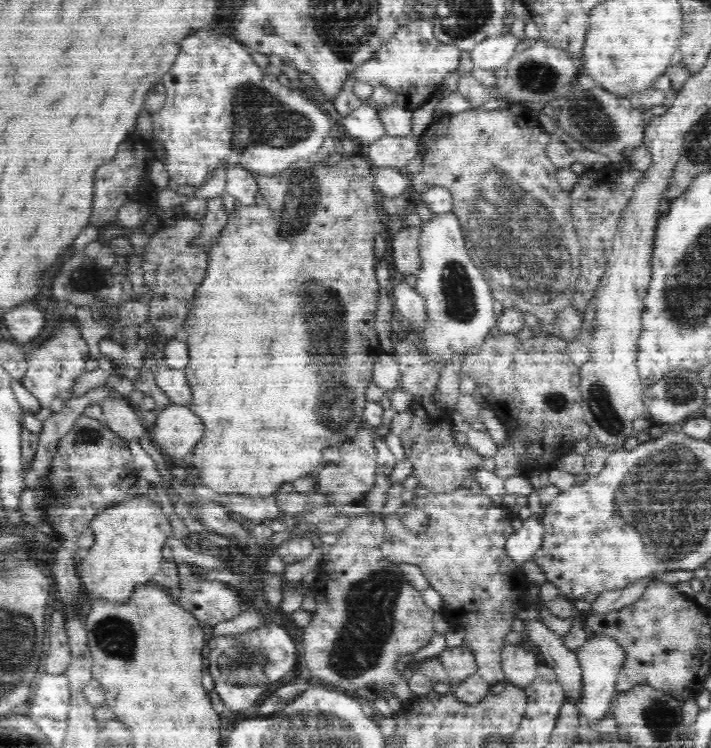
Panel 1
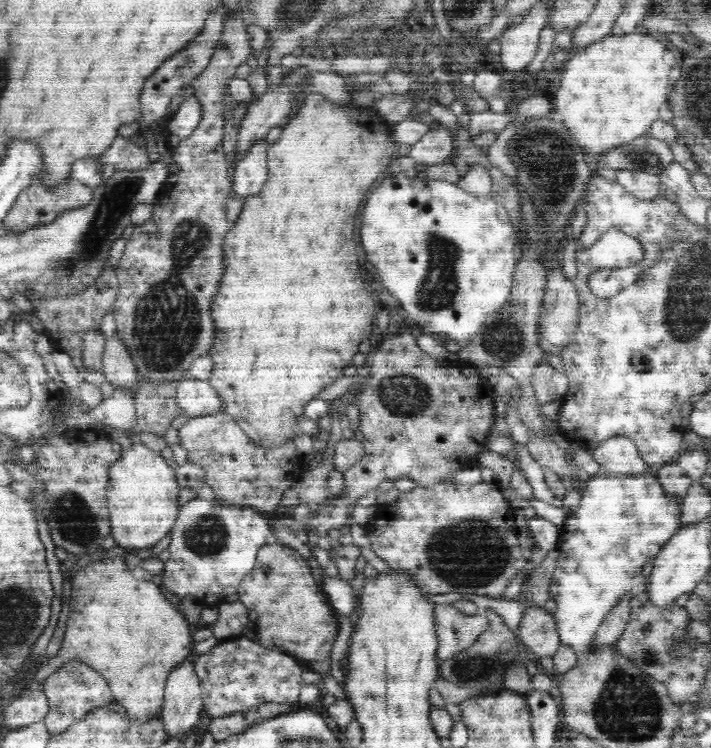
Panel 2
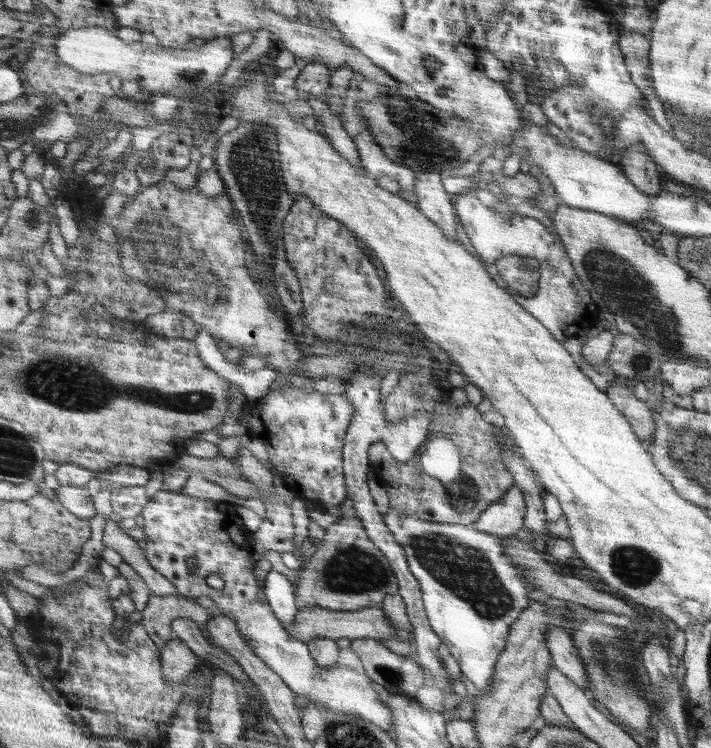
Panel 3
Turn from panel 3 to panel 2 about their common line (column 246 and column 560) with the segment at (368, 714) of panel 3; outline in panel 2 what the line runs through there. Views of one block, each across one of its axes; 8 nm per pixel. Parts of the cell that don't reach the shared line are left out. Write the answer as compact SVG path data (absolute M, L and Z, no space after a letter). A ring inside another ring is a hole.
M651 467L645 472L637 473L636 476L624 476L614 472L594 475L587 483L578 512L567 518L562 536L558 540L560 560L557 560L550 583L550 597L558 605L553 618L561 644L564 647L572 647L576 652L586 650L594 641L593 637L598 627L612 612L612 608L619 606L620 600L628 594L628 590L632 590L634 586L645 585L640 568L655 558L664 544L681 528L679 520L683 500L683 497L666 492L659 483L656 470Z

